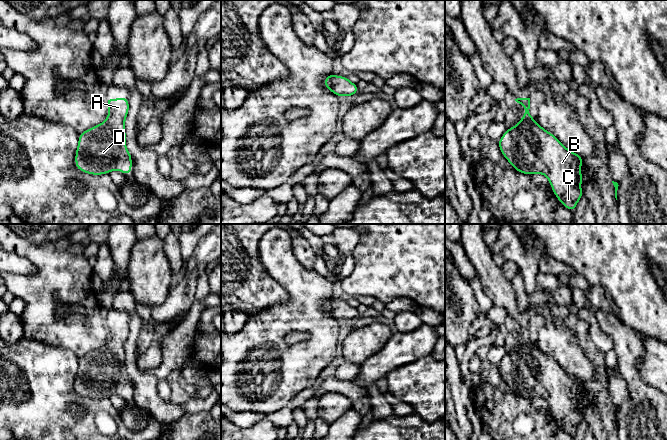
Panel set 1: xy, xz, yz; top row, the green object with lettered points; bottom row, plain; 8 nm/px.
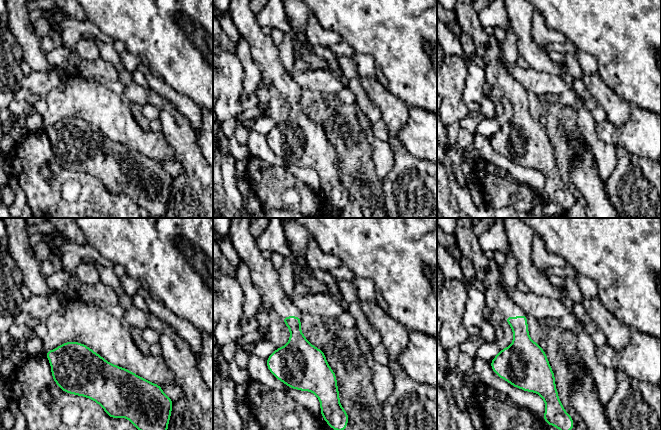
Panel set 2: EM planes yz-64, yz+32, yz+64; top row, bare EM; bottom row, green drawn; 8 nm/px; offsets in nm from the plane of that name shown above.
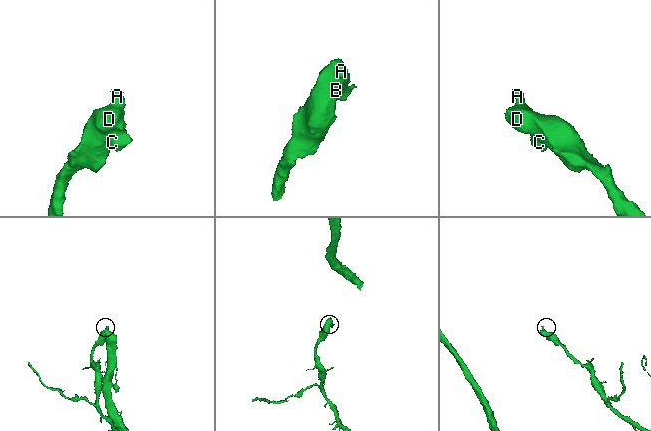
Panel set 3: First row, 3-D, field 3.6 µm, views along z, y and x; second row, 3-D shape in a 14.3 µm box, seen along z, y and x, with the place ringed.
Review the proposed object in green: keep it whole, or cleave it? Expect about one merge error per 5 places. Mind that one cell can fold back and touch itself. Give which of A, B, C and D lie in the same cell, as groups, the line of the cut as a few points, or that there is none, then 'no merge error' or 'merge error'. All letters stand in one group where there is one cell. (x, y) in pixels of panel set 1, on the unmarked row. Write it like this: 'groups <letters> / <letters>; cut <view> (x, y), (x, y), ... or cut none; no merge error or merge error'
groups A B C D; cut none; no merge error

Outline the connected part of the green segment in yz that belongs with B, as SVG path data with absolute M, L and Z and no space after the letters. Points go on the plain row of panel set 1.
M517 322L515 325L524 332L524 339L519 347L508 352L498 365L499 373L506 384L519 397L543 398L547 401L554 419L568 434L574 435L578 425L583 422L580 409L583 381L565 371L559 363L541 351L530 339L530 322Z

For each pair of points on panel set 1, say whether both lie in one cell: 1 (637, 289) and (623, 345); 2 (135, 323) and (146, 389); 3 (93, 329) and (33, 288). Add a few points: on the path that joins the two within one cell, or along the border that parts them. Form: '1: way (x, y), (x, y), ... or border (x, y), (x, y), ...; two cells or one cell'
1: border (616, 317), (636, 331); two cells
2: way (132, 339), (131, 367), (134, 373); one cell
3: way (74, 329), (58, 329), (40, 311), (40, 307); one cell

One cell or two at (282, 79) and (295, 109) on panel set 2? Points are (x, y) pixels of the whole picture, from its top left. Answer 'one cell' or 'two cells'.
one cell

